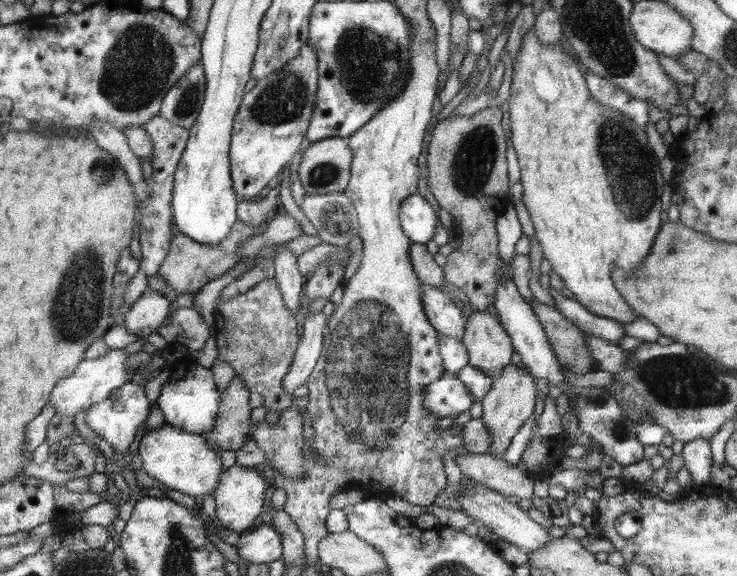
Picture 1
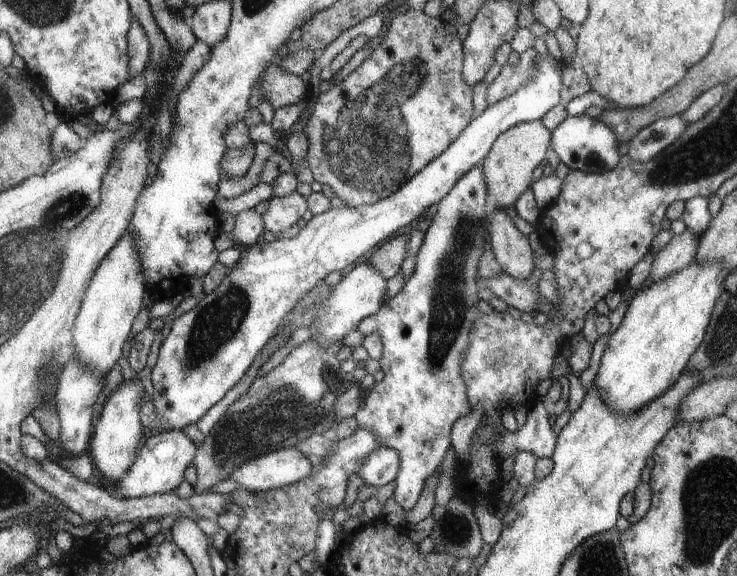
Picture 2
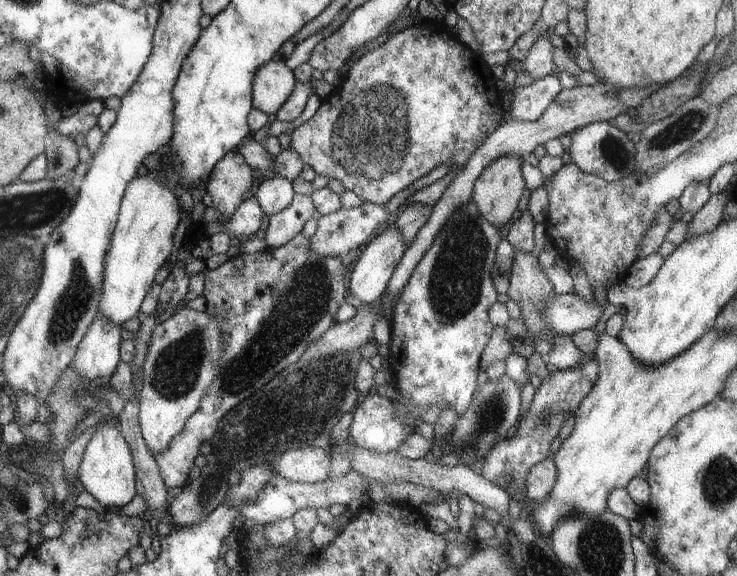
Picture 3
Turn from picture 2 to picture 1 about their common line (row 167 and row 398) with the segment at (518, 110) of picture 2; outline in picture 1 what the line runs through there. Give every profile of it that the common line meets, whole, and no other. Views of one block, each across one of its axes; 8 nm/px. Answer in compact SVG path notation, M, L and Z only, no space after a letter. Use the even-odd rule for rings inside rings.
M443 374L439 380L427 384L423 392L423 407L435 417L457 416L473 404L473 397L454 375Z

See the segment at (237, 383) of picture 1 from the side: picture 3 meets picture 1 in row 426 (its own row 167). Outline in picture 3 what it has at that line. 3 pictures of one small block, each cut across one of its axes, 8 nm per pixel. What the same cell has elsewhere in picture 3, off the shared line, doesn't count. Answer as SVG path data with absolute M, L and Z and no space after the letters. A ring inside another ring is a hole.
M229 151L222 156L208 174L206 193L218 214L227 219L235 212L237 205L245 199L251 186L252 168L245 162L242 154Z

